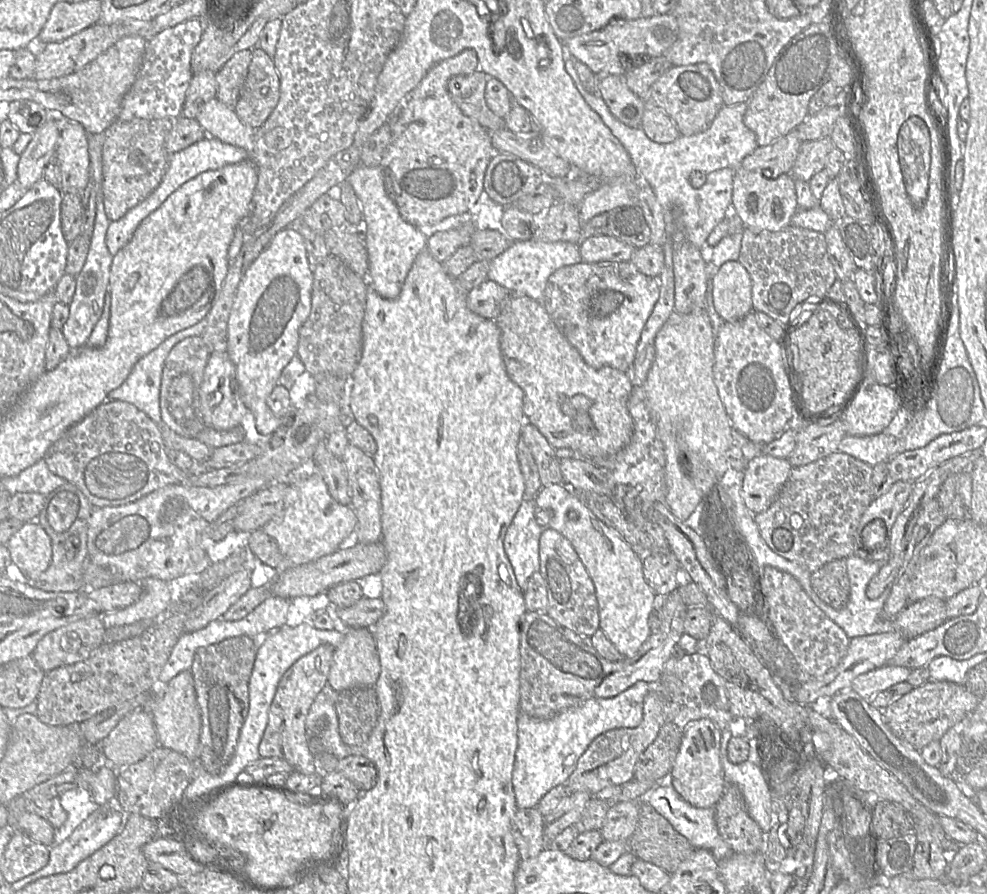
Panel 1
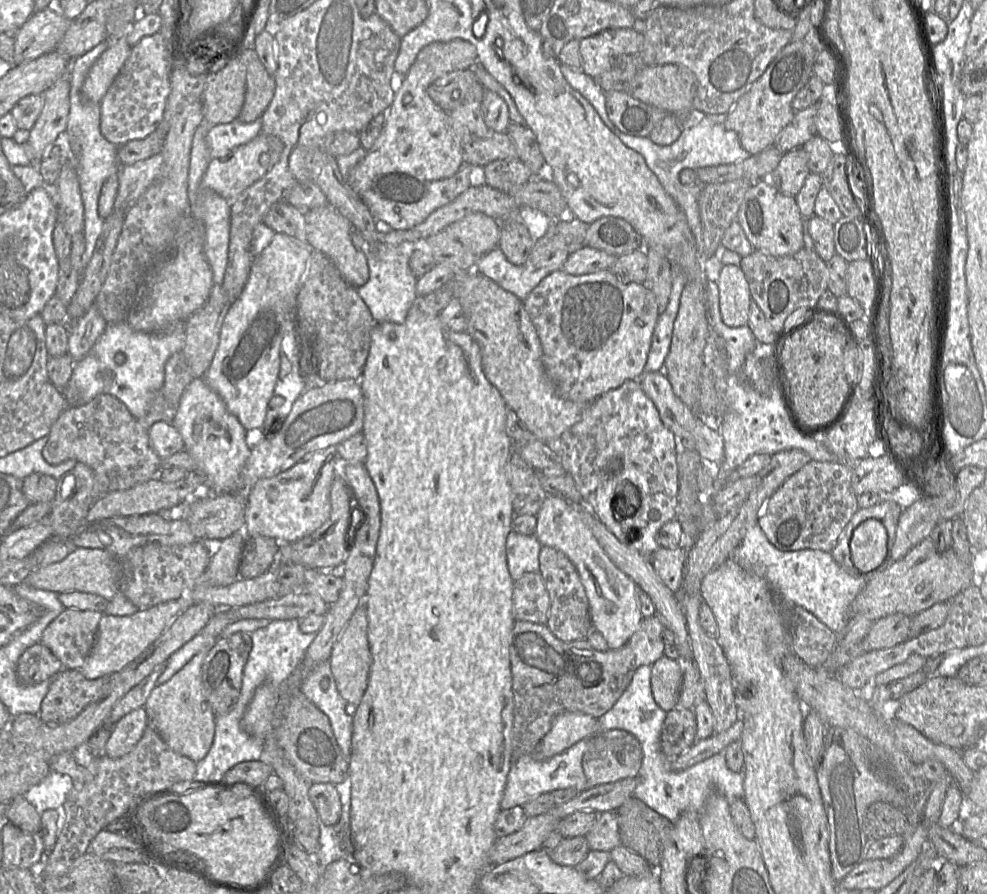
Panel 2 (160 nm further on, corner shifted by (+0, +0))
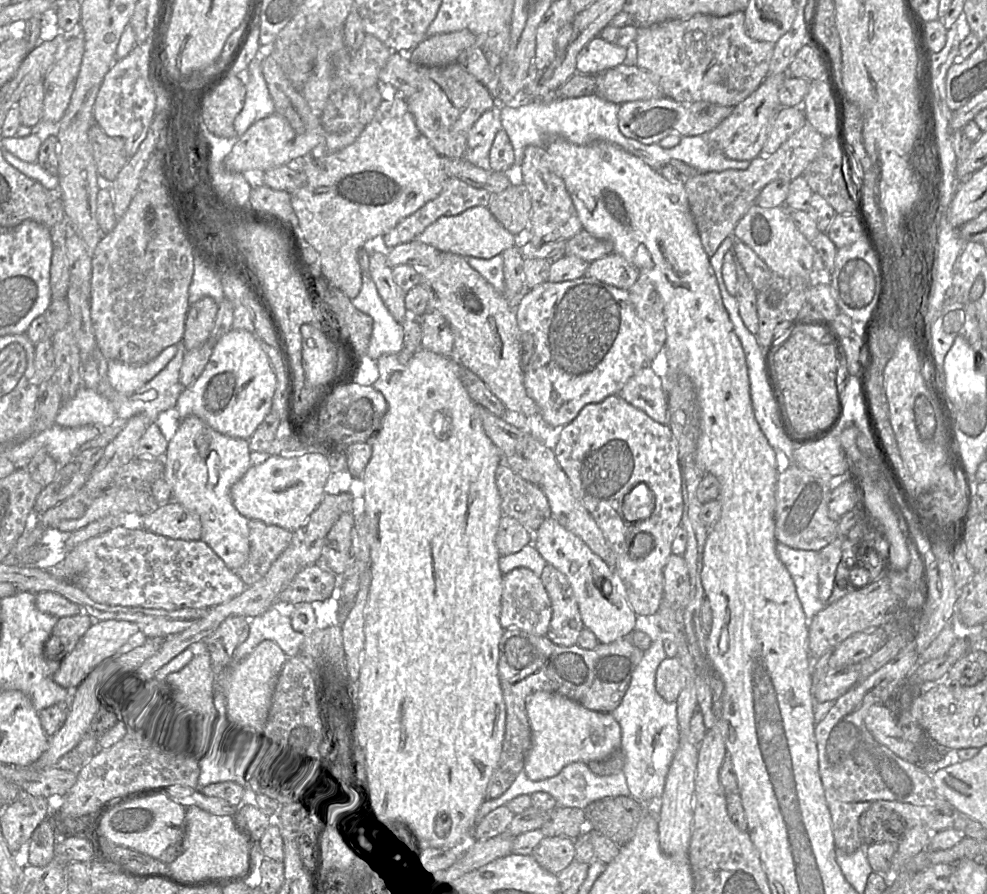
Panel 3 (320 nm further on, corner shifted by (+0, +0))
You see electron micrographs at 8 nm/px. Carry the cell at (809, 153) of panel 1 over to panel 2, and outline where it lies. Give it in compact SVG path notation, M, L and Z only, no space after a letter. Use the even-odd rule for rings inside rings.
M798 147L783 154L768 180L782 194L795 197L809 174L808 155L802 147Z

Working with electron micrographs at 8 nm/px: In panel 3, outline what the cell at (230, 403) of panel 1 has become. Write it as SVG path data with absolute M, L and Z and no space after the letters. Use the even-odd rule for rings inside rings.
M188 416L181 420L163 460L163 479L172 489L172 499L200 516L201 540L235 572L249 556L249 519L237 511L230 491L256 462L252 461L249 440L226 436L197 416Z

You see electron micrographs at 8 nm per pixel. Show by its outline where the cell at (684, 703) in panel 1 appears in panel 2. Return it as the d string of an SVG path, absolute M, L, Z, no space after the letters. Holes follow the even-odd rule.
M679 657L677 661L681 664L683 673L677 707L694 709L705 700L705 690L699 670L693 658L681 659Z

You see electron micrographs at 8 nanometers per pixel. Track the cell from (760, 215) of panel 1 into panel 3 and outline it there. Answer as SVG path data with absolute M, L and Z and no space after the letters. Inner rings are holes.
M753 204L733 231L736 241L749 246L769 267L773 275L783 278L809 277L814 269L815 249L795 226L787 207L763 208Z

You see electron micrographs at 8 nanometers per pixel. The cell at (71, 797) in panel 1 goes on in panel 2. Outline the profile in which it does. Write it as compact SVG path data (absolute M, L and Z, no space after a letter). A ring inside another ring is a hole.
M51 771L46 778L31 787L23 796L41 814L45 810L56 810L62 807L72 789L73 781L70 776Z

